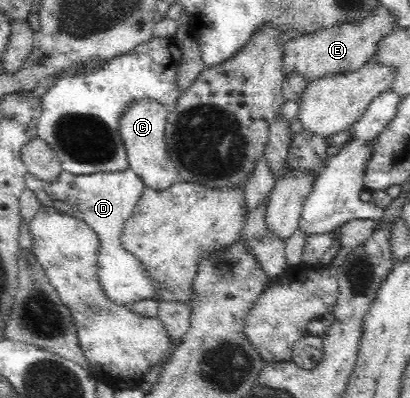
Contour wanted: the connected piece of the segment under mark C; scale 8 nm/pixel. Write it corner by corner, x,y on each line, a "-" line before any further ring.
155,98
133,99
119,116
120,138
123,140
128,168
142,179
146,188
167,190
181,178
174,167
166,148
164,136
169,110

